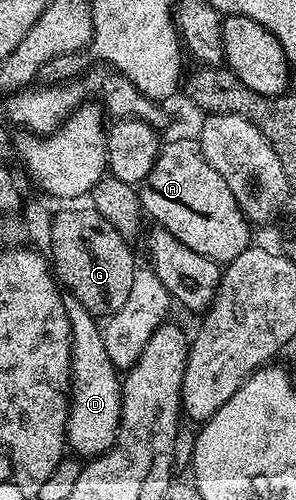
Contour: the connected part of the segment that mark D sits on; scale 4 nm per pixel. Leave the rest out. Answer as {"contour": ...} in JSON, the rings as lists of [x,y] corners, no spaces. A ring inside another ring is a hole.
{"contour":[[[64,293],[62,304],[71,328],[71,380],[67,417],[67,443],[84,458],[98,457],[110,450],[118,434],[122,381],[105,352],[102,329],[96,317],[77,297]]]}

